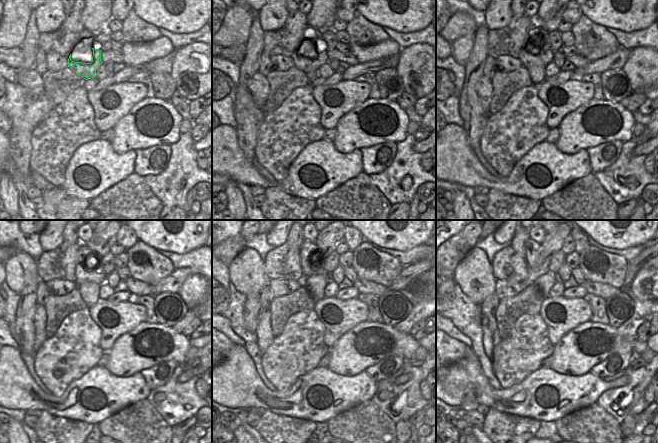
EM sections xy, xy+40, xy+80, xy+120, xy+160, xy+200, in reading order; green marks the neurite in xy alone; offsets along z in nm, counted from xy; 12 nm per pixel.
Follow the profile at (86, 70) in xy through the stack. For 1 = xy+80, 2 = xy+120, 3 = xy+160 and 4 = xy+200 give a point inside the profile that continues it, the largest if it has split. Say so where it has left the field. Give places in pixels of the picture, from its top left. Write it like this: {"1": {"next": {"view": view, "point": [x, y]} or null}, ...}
{"1": {"next": {"view": "xy+80", "point": [530, 56]}}, "2": {"next": {"view": "xy+120", "point": [83, 273]}}, "3": {"next": {"view": "xy+160", "point": [308, 249]}}, "4": {"next": {"view": "xy+200", "point": [532, 249]}}}

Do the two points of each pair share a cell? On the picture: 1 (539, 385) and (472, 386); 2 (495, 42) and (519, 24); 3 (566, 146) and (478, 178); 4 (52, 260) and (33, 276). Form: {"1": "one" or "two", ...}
{"1": "one", "2": "one", "3": "two", "4": "two"}

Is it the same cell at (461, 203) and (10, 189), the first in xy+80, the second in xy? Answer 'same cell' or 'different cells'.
same cell

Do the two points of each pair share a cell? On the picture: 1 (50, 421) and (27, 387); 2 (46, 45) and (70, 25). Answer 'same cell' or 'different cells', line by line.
1: different cells
2: same cell

